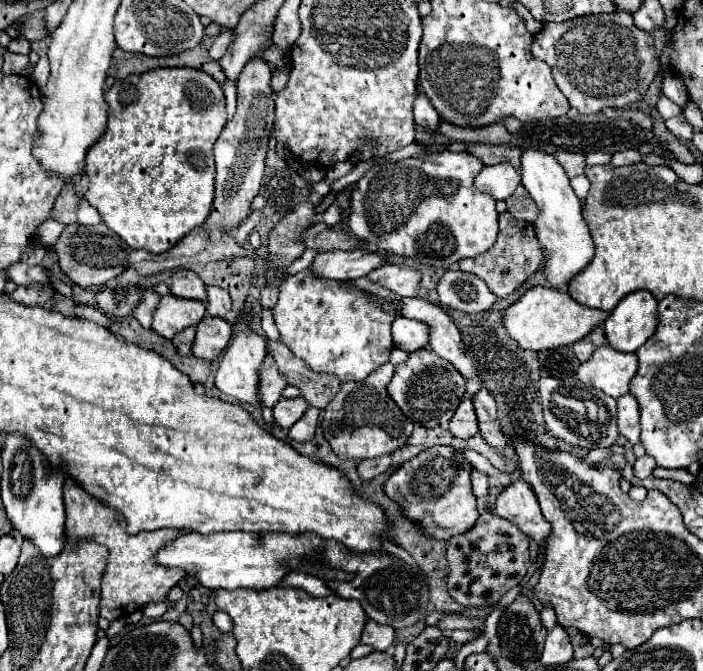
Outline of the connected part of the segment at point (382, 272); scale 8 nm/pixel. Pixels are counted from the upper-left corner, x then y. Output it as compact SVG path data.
M387 264L369 274L369 278L391 292L403 296L403 298L417 298L421 288L421 272L409 266L399 264Z

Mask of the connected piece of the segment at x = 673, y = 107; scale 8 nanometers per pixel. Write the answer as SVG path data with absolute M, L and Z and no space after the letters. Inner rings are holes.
M661 96L659 98L659 101L657 103L657 110L659 110L661 116L666 120L669 119L675 115L682 113L682 109L680 106L673 103L673 101L669 100L665 96Z

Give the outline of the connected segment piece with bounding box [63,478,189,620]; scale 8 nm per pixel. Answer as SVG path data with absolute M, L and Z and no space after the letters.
M73 478L65 480L63 498L65 498L65 512L67 512L67 524L65 524L67 540L69 542L93 540L97 544L103 544L109 550L109 564L101 580L101 616L103 618L117 620L143 608L147 602L161 602L165 594L185 578L185 570L157 564L155 554L159 552L157 548L163 548L163 544L167 544L167 538L175 540L183 534L189 534L189 530L169 528L169 530L155 530L155 532L139 532L131 536L125 532L123 516L117 510L109 508L99 498L91 496L87 490L83 490Z

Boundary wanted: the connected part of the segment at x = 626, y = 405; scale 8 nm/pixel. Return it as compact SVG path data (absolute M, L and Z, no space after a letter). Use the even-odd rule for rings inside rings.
M625 394L619 400L619 410L617 410L617 426L621 436L625 436L631 444L639 442L639 404L633 394Z

